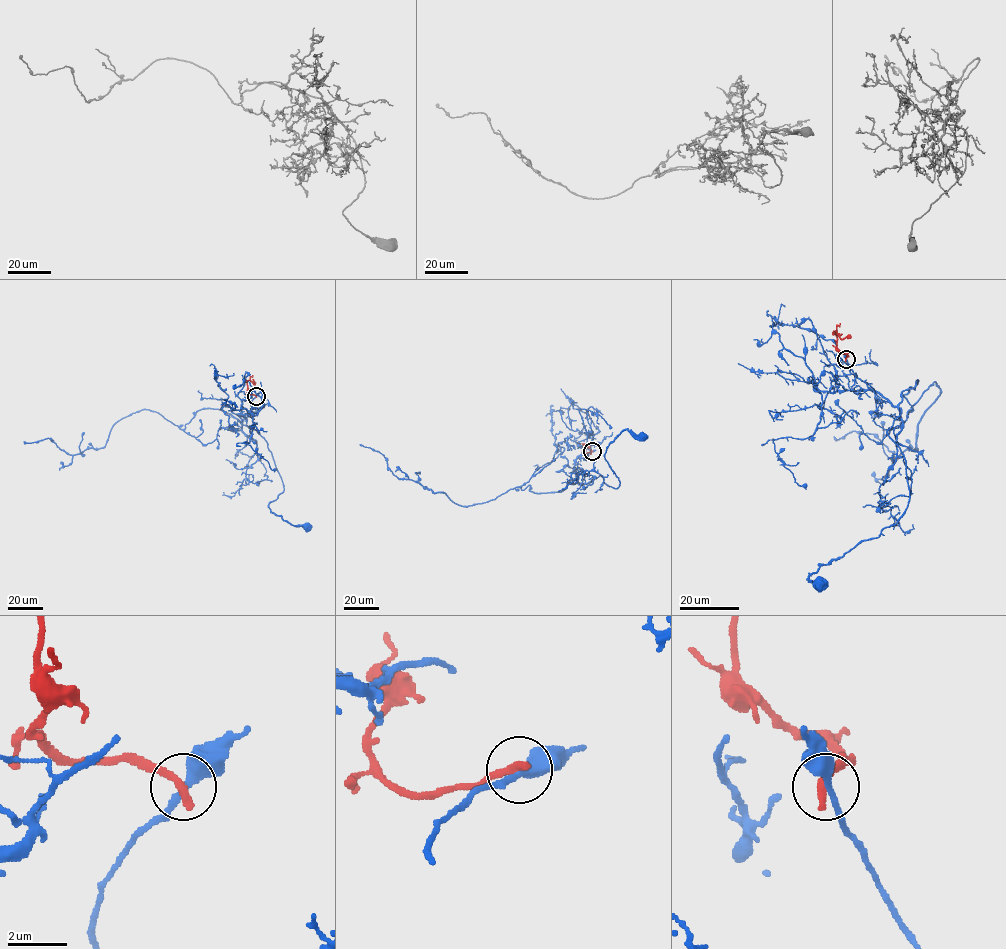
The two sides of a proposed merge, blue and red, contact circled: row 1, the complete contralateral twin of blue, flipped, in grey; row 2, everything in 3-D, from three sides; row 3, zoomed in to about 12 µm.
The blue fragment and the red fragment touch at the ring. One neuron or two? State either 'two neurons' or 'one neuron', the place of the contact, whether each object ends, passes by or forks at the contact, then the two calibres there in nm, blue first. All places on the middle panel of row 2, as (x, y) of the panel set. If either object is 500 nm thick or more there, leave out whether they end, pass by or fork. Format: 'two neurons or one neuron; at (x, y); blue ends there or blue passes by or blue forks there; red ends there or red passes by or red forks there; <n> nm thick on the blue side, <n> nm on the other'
two neurons; at (592, 451); blue passes by; red ends there; 320 nm thick on the blue side, 360 nm on the other

